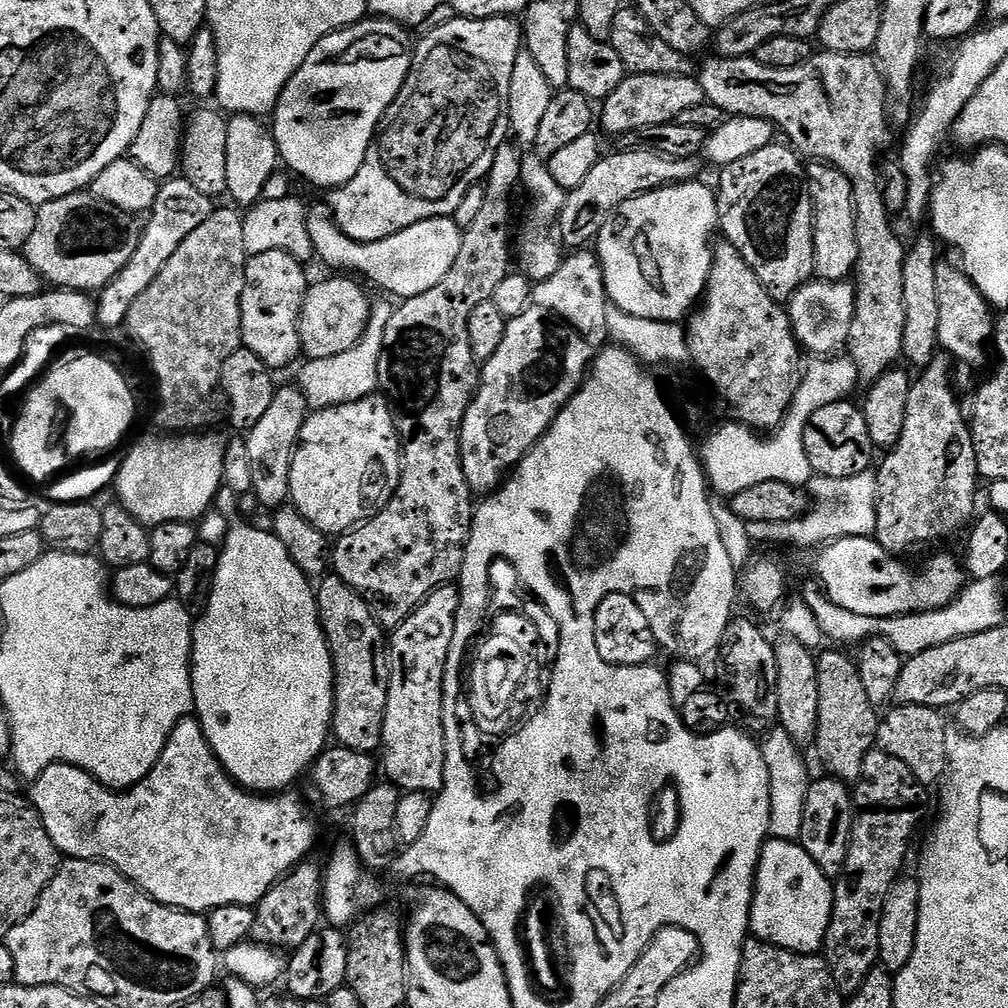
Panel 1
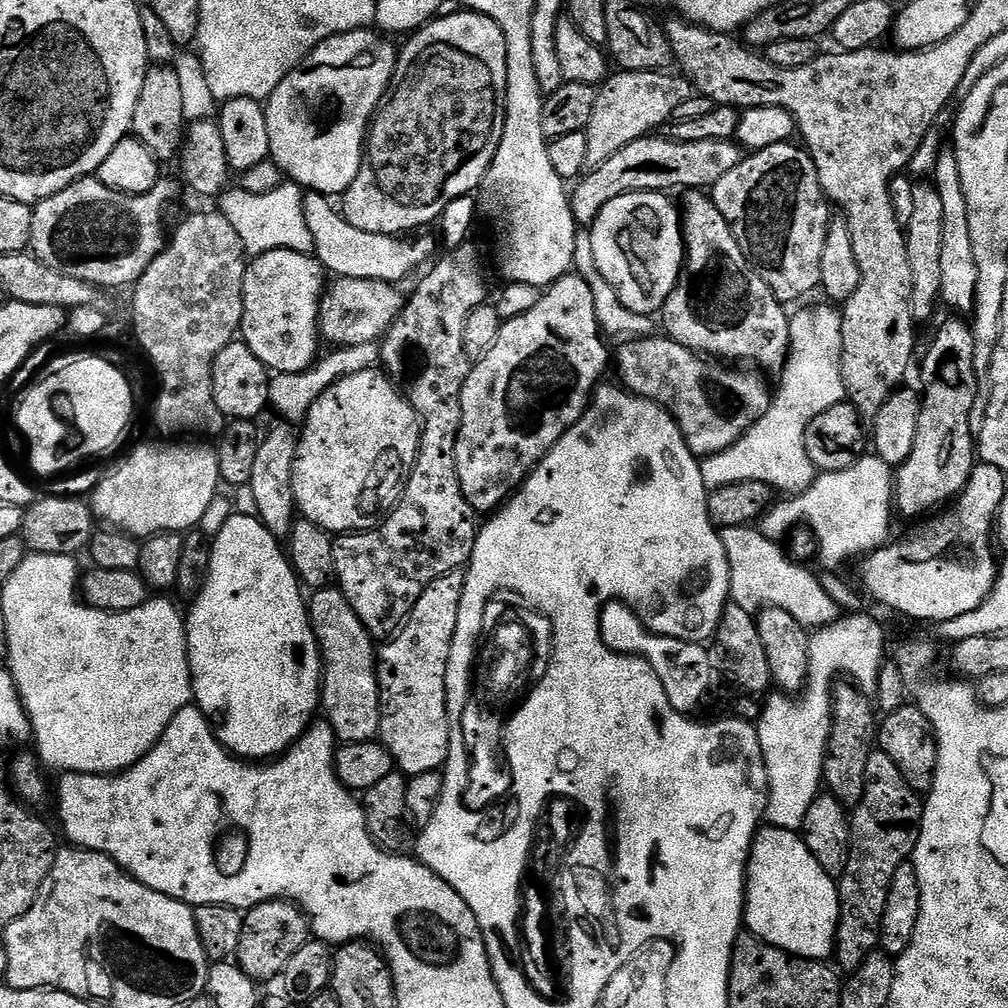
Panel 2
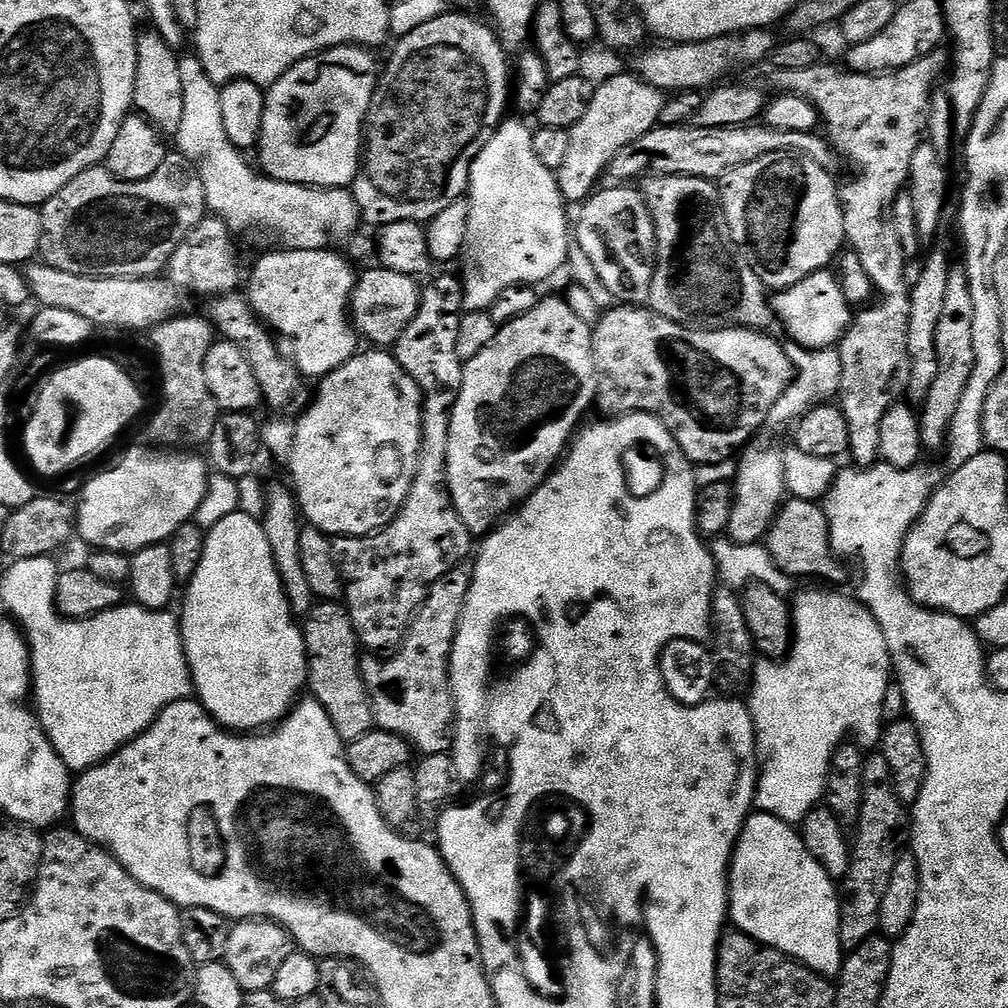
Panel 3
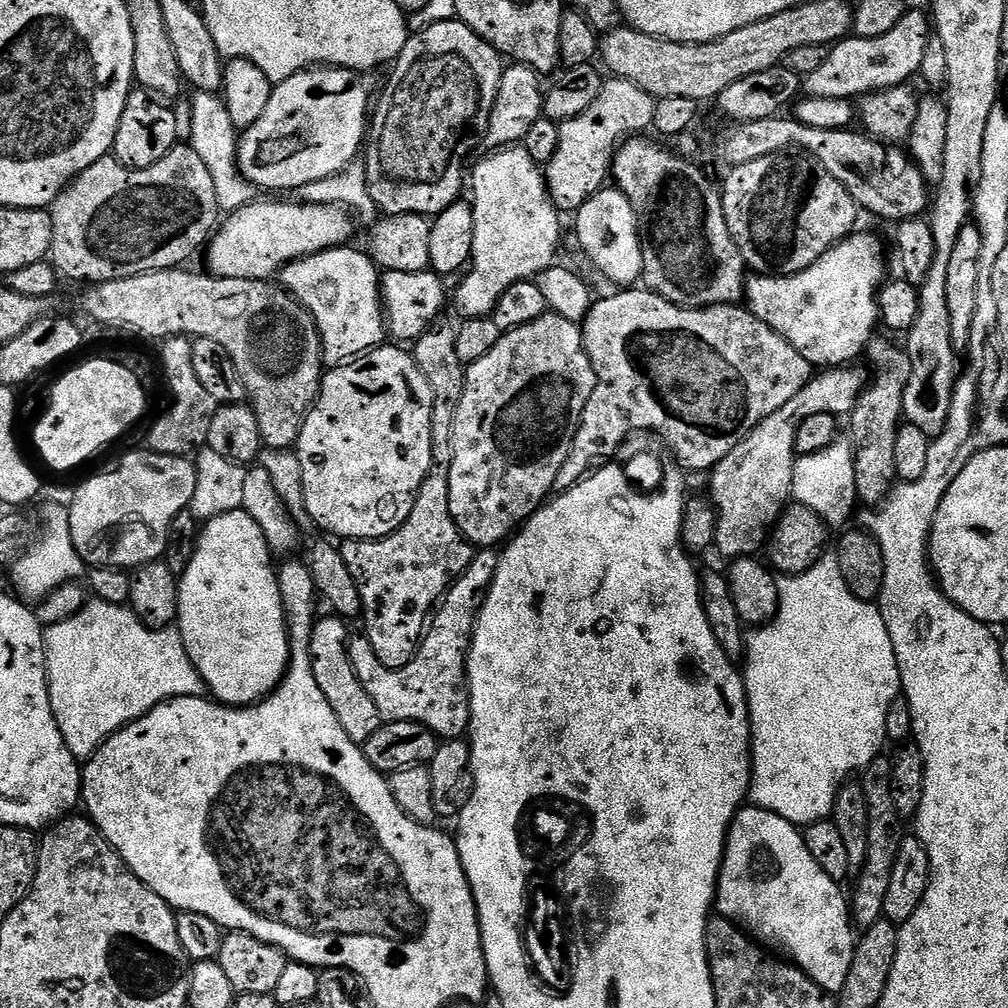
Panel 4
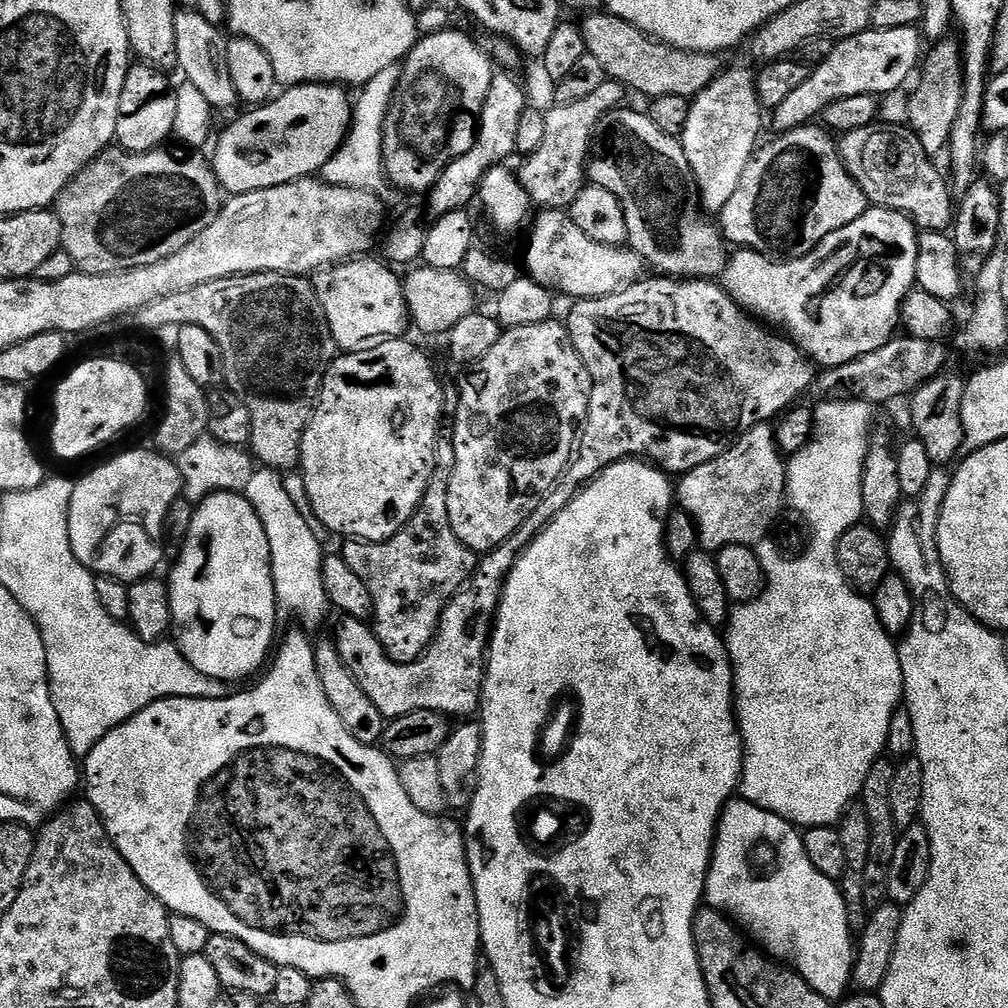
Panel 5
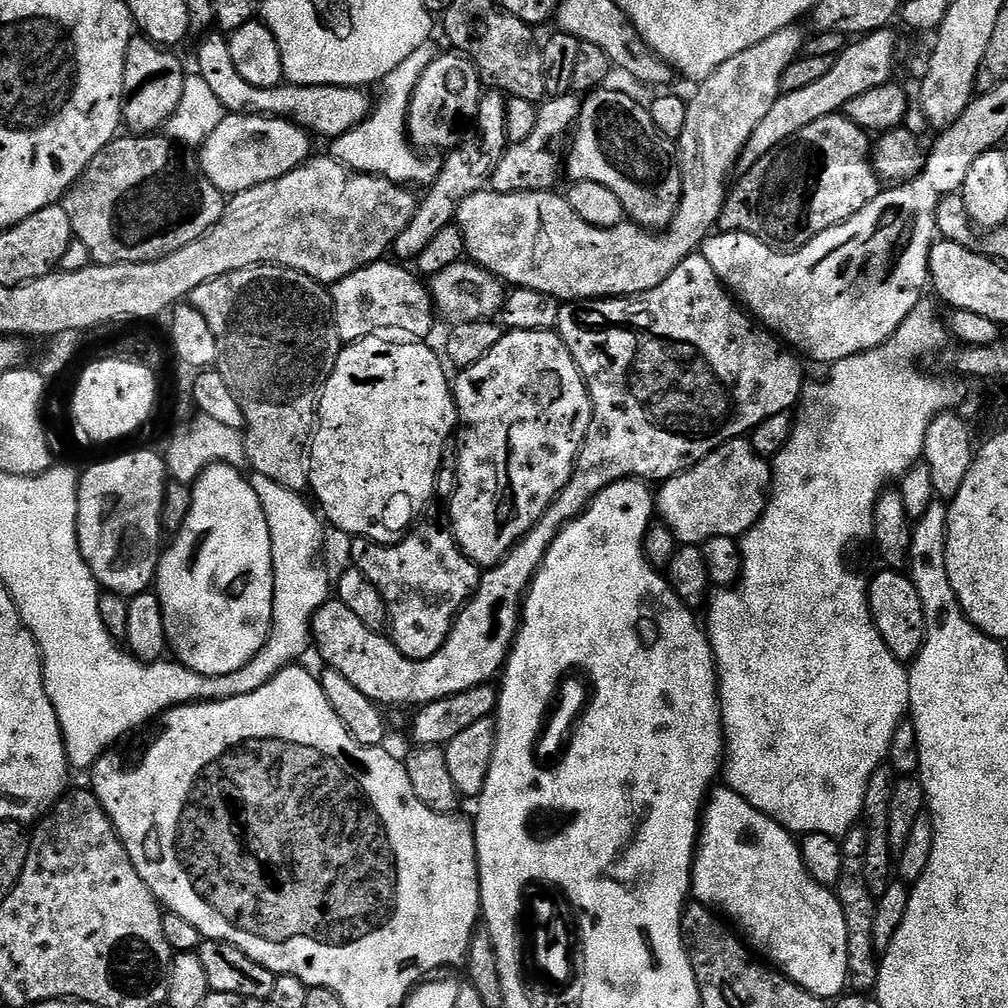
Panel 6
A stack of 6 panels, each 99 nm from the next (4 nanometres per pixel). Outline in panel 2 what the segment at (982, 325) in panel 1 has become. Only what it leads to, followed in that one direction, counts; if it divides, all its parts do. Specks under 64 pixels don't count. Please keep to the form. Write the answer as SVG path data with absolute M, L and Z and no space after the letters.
M951 146L941 147L940 152L936 155L936 170L934 173L934 183L938 194L942 198L942 254L940 255L940 300L948 308L953 308L953 313L956 314L968 314L975 309L976 306L976 282L978 280L978 262L974 262L974 242L970 239L970 214L968 213L968 207L966 206L966 194L962 190L962 174L958 174L958 158L956 157L956 150Z

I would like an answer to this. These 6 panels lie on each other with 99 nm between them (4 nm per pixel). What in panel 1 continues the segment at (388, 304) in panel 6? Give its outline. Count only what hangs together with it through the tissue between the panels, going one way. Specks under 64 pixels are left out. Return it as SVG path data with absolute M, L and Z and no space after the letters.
M266 250L266 254L258 254L249 259L244 271L244 289L242 290L242 344L250 349L266 366L273 370L284 368L292 364L300 350L300 311L310 287L310 279L304 273L305 265L295 260L290 254L282 250Z

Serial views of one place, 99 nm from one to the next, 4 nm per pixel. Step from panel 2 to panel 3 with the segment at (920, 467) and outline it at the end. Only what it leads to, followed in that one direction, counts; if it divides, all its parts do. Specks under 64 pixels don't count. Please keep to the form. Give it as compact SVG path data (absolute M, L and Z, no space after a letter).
M953 267L950 279L946 281L946 299L938 321L935 346L938 354L938 378L934 380L934 386L928 399L923 401L922 411L919 413L922 442L928 450L943 449L947 445L950 422L954 422L958 402L962 402L962 394L966 394L966 382L970 382L970 374L974 370L974 301L970 298L970 282L963 267Z

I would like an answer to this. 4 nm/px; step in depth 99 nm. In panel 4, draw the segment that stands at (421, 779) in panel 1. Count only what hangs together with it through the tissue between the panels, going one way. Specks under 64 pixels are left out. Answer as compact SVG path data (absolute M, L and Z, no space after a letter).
M495 547L480 548L473 551L470 566L464 571L450 589L450 598L435 609L426 635L421 643L420 651L405 668L387 668L378 662L367 636L353 635L348 642L348 657L354 666L354 674L358 674L358 682L374 698L378 706L378 714L384 722L418 722L427 728L433 736L444 740L461 739L468 731L470 722L470 698L468 697L468 647L472 644L472 629L476 627L476 615L480 613L482 597L492 585L492 576L500 565L501 553Z

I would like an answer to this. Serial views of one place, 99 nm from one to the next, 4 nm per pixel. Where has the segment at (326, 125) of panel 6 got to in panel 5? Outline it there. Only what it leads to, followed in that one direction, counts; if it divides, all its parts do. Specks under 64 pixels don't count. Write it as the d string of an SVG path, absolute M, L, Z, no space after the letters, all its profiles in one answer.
M180 10L176 13L176 68L184 71L183 79L190 86L194 86L194 90L200 91L202 98L210 102L213 110L232 108L241 103L239 94L234 90L234 82L230 82L230 66L226 62L229 37L223 36L222 32L197 10Z

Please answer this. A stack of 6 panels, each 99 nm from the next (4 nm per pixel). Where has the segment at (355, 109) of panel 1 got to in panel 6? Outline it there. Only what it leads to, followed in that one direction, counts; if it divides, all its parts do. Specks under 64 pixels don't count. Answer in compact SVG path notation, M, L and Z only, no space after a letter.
M225 115L224 121L204 139L198 148L198 167L204 177L212 183L218 191L225 194L245 192L254 186L262 186L271 180L282 178L300 167L305 160L313 155L313 137L304 129L299 128L290 120L281 120L279 116L237 116Z

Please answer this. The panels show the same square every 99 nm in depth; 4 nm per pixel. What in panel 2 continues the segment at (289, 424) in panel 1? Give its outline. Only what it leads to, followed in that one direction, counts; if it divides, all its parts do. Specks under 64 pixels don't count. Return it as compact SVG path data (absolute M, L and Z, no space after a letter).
M277 423L277 428L263 433L258 455L254 457L254 474L250 474L249 486L254 490L254 503L258 506L258 519L278 538L288 538L298 516L294 494L294 462L298 436L287 423Z

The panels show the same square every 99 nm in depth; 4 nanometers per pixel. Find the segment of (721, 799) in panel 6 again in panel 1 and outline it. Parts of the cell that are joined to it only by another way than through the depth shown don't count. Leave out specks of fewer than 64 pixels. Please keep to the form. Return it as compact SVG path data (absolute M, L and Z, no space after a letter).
M769 838L764 841L762 850L760 851L760 861L756 867L756 886L752 889L752 913L748 919L750 932L757 940L764 940L767 944L777 944L780 948L789 948L791 952L807 952L816 954L823 949L824 939L826 938L826 930L832 921L832 898L834 895L834 884L829 877L822 874L822 870L818 870L818 866L814 862L814 858L810 858L810 854L806 854L806 850L796 840L778 840Z

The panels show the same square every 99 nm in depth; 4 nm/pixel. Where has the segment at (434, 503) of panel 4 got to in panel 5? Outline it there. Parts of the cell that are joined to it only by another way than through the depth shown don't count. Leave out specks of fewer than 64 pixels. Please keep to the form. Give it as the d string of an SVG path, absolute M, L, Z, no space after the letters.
M447 483L429 484L415 514L389 540L348 538L343 544L346 565L370 590L374 631L382 650L394 662L413 664L431 646L442 614L474 574L478 559L450 526Z

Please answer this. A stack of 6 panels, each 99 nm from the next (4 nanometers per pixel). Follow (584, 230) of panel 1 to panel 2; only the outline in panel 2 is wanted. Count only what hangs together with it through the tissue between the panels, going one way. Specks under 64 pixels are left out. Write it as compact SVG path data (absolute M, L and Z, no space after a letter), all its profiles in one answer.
M649 134L630 142L630 146L622 146L618 154L610 154L602 166L585 171L583 175L575 181L570 192L572 202L572 213L577 225L591 226L598 218L602 206L606 202L614 202L622 194L631 192L663 192L671 193L671 188L684 188L683 190L708 190L718 182L718 178L723 178L725 174L730 174L734 166L738 166L742 159L742 149L735 139L731 140L707 140L706 142L678 142L669 140L664 134Z

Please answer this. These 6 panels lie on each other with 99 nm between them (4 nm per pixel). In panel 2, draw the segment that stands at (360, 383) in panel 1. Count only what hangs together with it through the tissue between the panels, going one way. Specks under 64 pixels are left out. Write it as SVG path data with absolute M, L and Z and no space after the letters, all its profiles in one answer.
M363 344L353 348L340 348L332 350L328 357L317 359L312 367L305 372L295 374L276 374L268 381L268 402L271 411L280 415L281 421L296 426L308 419L308 412L314 406L314 402L332 384L337 384L342 378L350 374L358 374L367 368L376 368L380 358L380 344Z

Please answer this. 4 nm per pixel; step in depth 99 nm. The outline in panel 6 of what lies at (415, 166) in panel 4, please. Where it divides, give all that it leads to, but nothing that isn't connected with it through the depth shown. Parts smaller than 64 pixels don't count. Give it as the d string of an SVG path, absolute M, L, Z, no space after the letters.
M451 54L452 56L440 56L437 60L432 60L424 68L424 73L416 80L416 85L412 88L412 97L407 97L406 100L406 136L413 148L417 150L428 150L424 148L444 148L443 150L451 150L461 143L460 131L464 127L471 125L475 121L478 114L478 106L480 105L480 98L482 95L482 81L479 74L476 72L476 67L473 66L472 61L463 54Z

